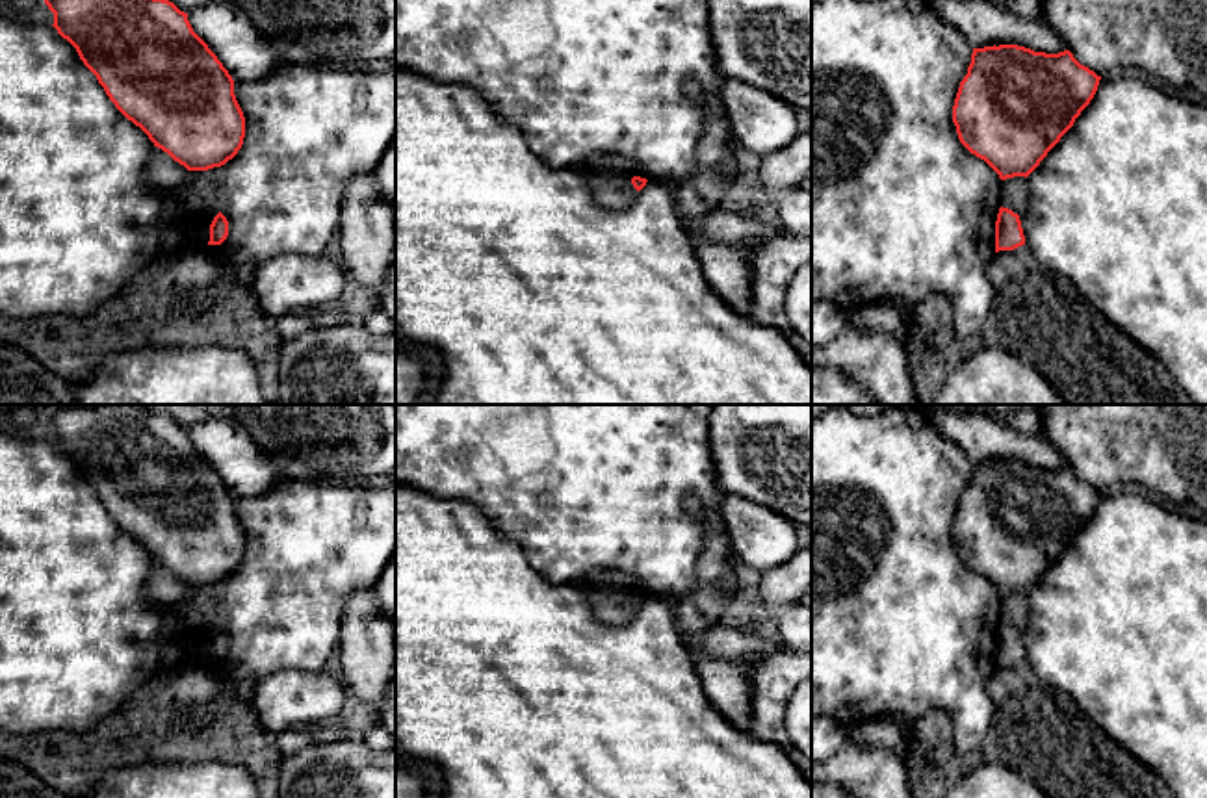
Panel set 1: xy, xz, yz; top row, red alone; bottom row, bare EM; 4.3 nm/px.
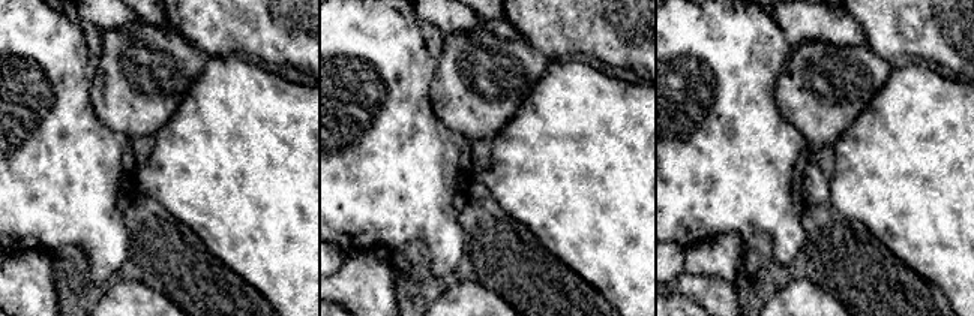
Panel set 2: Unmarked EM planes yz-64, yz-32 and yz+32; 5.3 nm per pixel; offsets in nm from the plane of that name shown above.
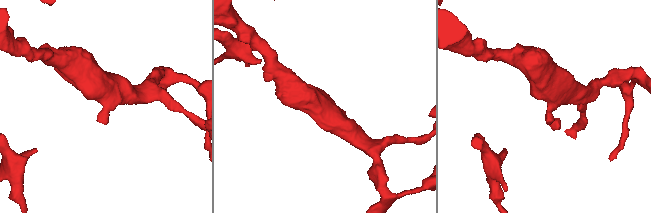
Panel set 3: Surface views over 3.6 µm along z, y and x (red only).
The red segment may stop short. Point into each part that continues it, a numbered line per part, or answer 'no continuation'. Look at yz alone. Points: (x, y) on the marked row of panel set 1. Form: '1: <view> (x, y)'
no continuation

